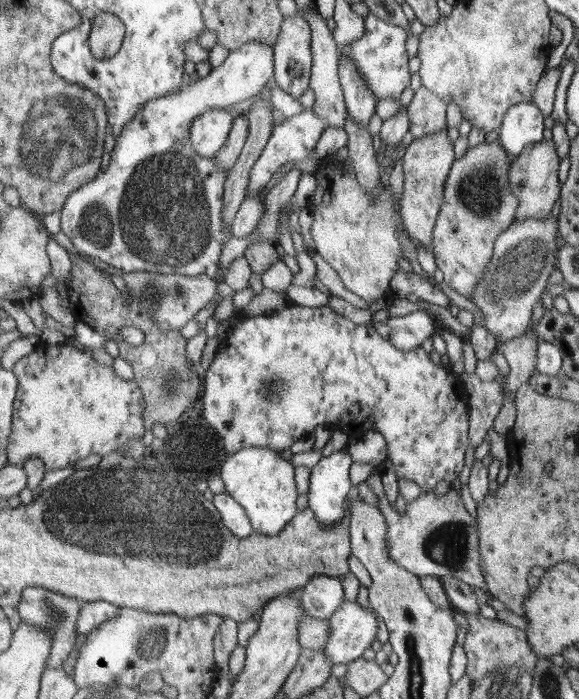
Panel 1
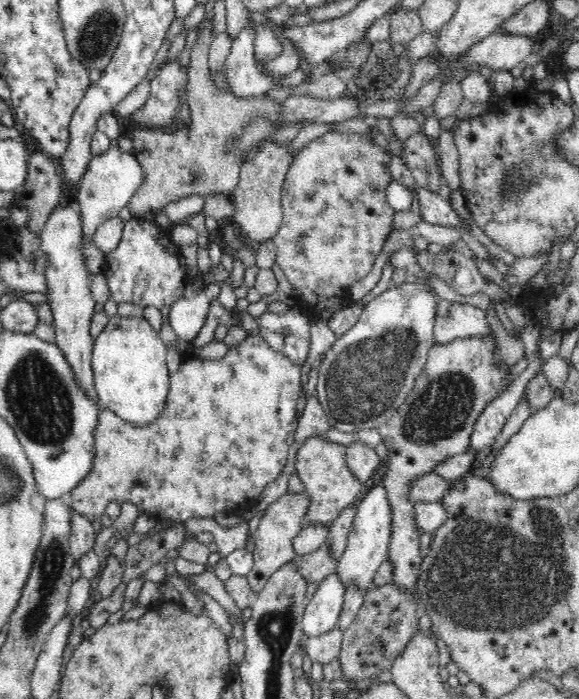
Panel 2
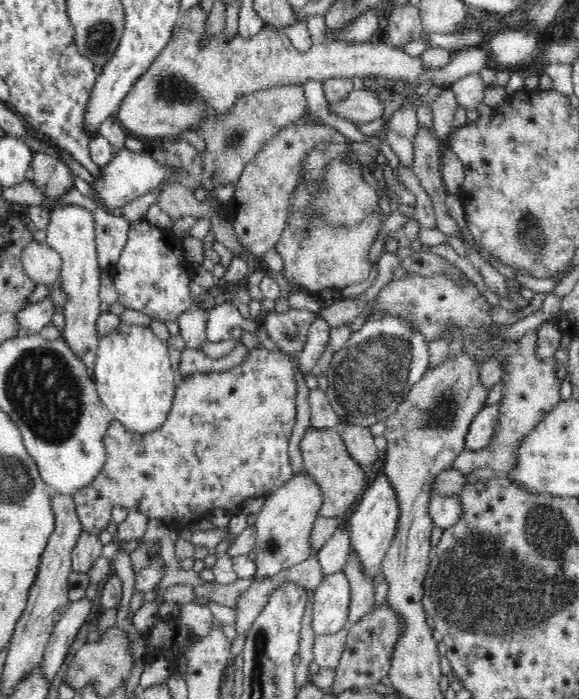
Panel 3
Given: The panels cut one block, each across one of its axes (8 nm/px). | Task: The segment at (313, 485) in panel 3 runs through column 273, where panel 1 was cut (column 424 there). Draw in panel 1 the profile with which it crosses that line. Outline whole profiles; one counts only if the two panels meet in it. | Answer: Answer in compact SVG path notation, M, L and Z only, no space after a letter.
M376 469L370 477L366 479L367 485L372 488L377 495L379 502L378 507L384 515L386 524L388 525L388 554L390 558L402 566L404 570L408 570L410 574L420 576L453 576L462 580L470 587L478 587L487 594L487 586L484 582L485 578L482 574L482 560L479 547L479 533L477 518L472 517L462 504L460 491L450 485L445 494L435 494L433 490L423 491L418 498L406 504L405 514L400 515L396 510L392 509L392 505L388 502L384 492L381 479L381 470Z

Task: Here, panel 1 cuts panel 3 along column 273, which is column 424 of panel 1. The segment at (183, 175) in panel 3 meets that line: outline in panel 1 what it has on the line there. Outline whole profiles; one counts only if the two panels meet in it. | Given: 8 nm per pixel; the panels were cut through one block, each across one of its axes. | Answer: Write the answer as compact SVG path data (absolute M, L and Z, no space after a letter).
M424 86L418 87L405 101L414 139L440 132L447 126L447 101Z

